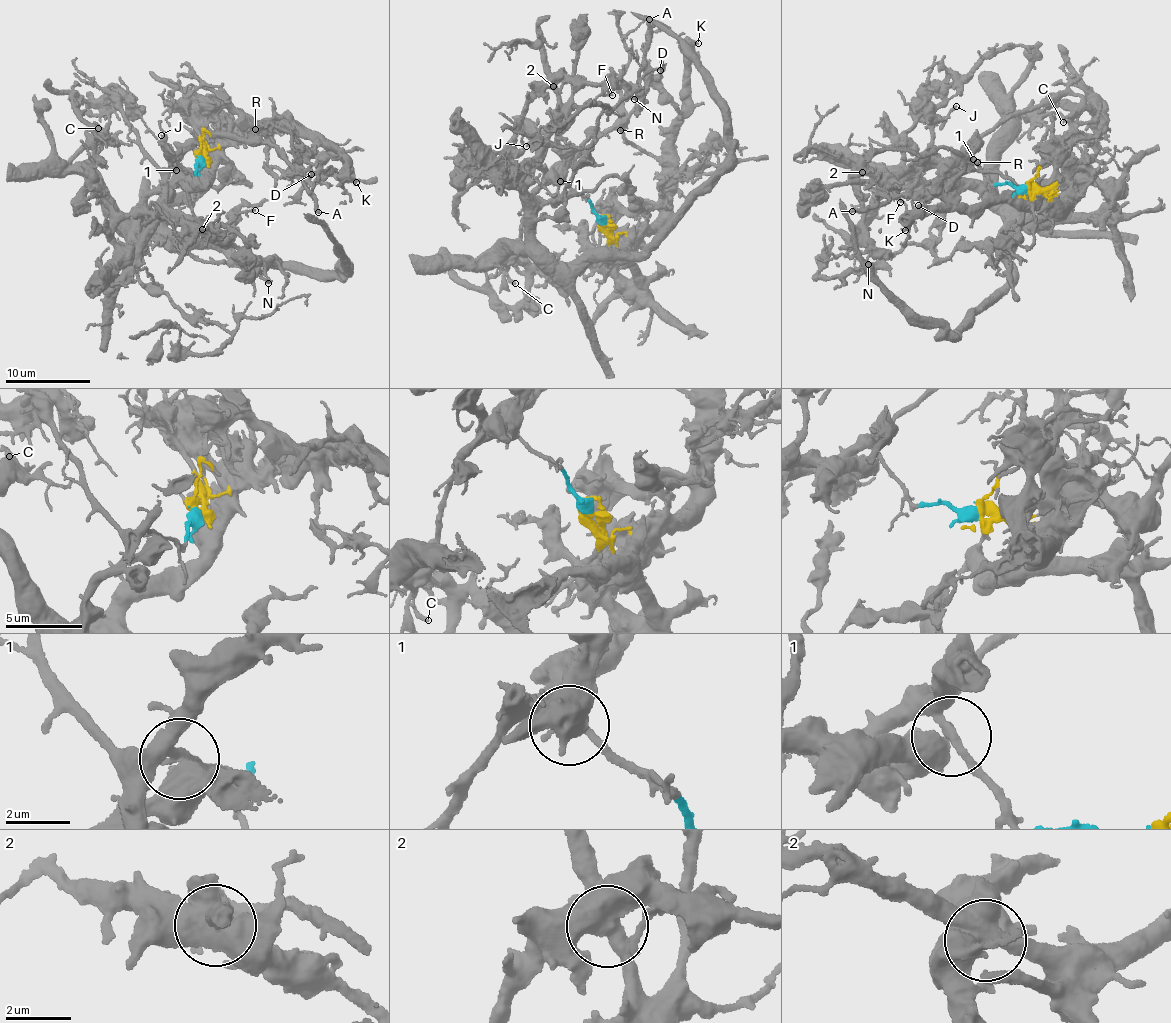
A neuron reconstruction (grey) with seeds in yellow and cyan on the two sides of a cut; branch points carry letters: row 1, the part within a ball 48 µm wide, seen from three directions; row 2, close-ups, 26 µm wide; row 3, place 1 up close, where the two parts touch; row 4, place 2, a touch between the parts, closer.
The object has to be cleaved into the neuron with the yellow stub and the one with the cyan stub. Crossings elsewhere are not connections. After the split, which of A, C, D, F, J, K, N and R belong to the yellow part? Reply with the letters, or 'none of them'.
C, D, J, K, N

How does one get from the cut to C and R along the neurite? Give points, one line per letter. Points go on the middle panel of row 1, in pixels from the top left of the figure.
C: (601, 224), (631, 244), (563, 269), (526, 248), (483, 264), (496, 259), (515, 284)
R: (601, 222), (586, 198), (555, 173), (617, 129), (622, 116), (621, 130)

